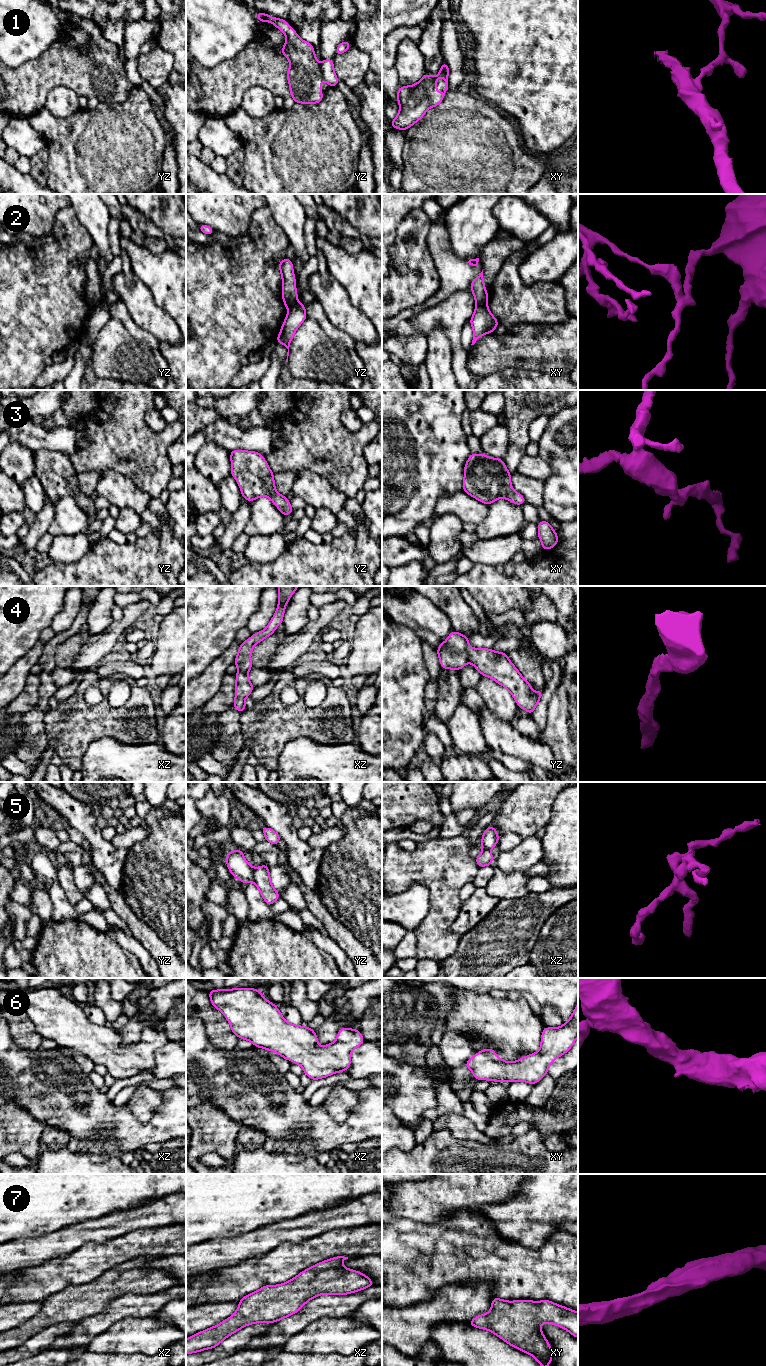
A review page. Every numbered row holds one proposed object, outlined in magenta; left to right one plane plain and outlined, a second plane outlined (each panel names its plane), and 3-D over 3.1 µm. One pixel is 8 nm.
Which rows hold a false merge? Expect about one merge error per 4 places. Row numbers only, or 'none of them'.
1, 2, 5

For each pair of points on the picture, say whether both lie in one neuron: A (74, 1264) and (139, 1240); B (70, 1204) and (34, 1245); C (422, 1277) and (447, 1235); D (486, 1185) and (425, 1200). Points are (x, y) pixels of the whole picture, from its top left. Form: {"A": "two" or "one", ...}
{"A": "one", "B": "two", "C": "one", "D": "one"}

